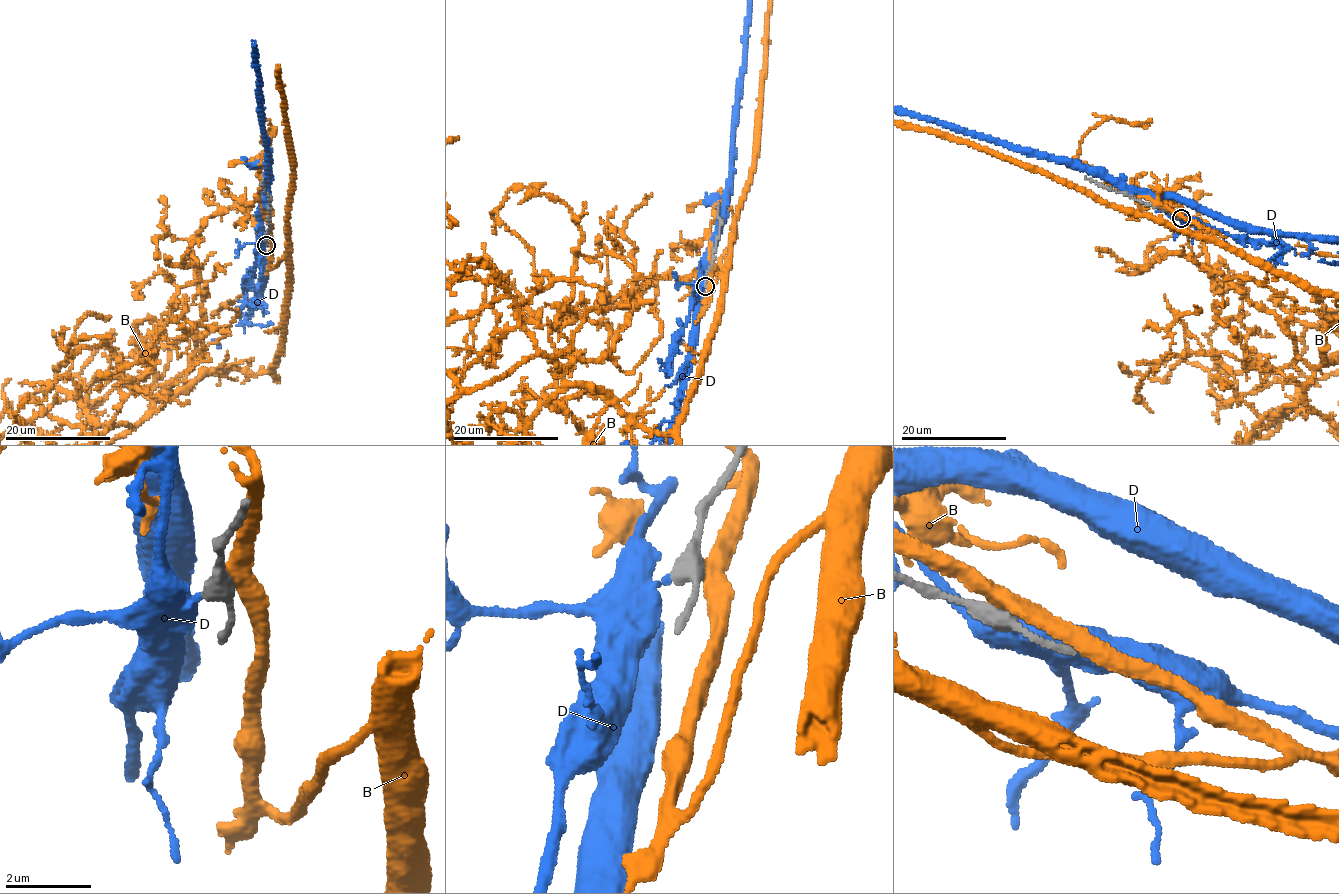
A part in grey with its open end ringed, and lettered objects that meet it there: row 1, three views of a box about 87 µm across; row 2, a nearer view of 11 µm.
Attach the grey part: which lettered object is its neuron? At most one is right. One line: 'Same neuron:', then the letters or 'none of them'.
Same neuron: none of them

